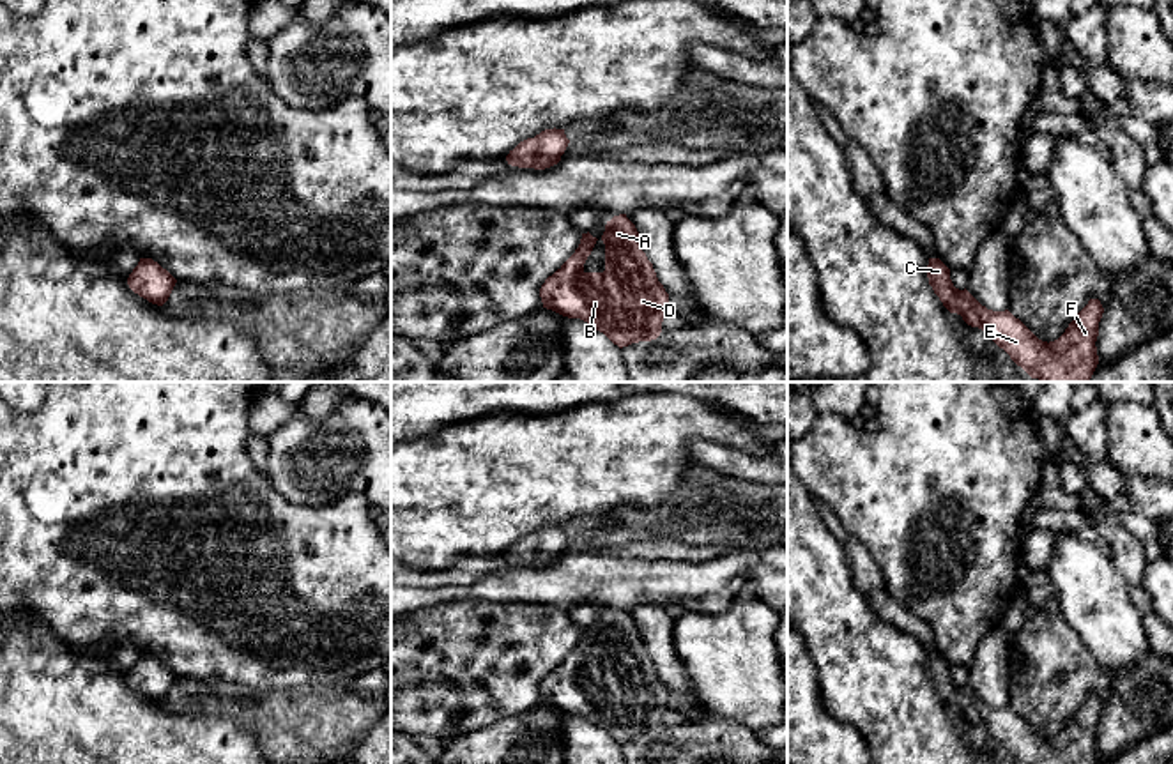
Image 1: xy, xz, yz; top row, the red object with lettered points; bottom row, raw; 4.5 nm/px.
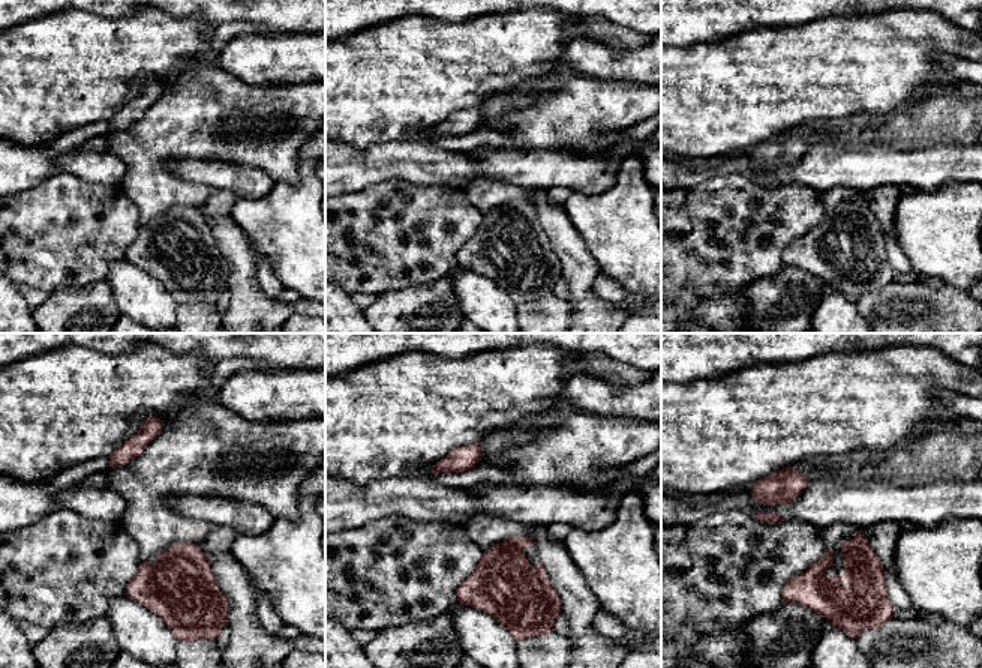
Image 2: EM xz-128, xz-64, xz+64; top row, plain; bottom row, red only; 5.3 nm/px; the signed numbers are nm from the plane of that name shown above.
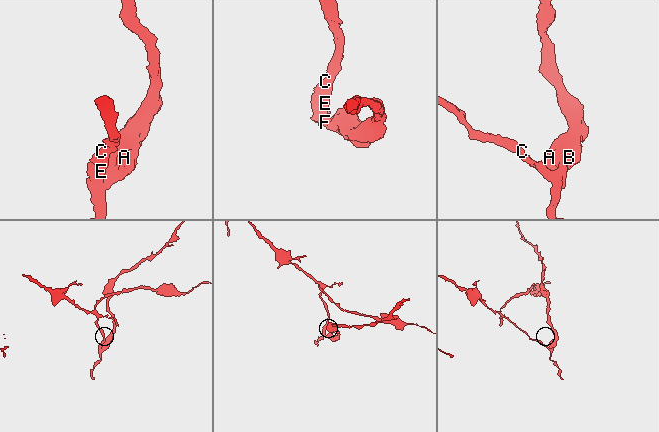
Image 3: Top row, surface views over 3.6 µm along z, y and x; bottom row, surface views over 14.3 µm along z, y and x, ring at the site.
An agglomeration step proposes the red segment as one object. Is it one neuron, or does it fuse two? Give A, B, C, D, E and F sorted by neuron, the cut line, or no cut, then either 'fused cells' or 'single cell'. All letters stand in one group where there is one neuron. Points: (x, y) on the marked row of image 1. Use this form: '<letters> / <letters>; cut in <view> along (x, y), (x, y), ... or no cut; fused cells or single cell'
A B C D E F; no cut; single cell

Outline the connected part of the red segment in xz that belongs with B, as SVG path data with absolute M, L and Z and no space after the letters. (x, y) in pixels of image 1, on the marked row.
M626 214L605 225L605 271L586 272L596 237L582 233L575 253L540 288L543 308L580 318L619 348L656 340L669 313L669 294L639 244Z

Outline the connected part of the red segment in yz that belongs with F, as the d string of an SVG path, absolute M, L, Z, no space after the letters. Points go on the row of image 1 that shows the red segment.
M929 258L927 278L950 313L961 315L968 325L987 332L1031 378L1040 382L1090 382L1099 364L1095 341L1104 313L1099 299L1090 299L1065 332L1047 343L1039 340L1008 309L987 309L966 288L955 288L950 269L939 258Z

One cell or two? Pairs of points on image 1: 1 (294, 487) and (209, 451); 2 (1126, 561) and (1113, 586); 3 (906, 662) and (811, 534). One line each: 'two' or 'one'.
1: two
2: two
3: one

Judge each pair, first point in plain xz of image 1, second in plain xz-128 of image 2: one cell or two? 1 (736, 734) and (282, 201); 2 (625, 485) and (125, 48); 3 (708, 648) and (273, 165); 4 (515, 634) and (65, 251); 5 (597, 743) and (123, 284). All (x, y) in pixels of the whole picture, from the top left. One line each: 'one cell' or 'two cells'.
1: two cells
2: one cell
3: two cells
4: one cell
5: one cell

